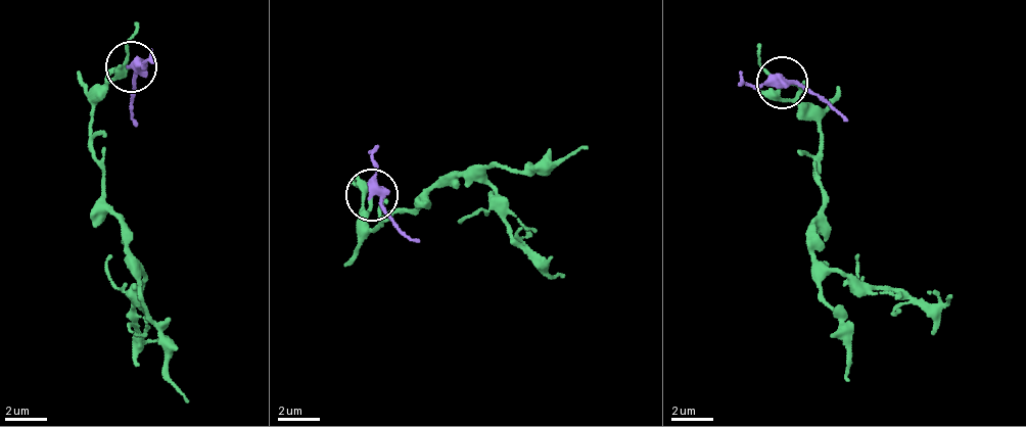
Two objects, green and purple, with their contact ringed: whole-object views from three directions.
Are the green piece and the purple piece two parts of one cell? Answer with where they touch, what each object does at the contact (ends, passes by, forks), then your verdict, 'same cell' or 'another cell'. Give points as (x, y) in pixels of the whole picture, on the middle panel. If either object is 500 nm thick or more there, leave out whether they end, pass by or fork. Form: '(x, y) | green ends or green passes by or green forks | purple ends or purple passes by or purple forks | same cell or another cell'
(371, 194) | green ends | purple passes by | same cell

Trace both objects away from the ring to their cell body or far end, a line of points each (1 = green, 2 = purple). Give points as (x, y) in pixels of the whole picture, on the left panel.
1: (130, 67), (117, 72), (94, 108), (91, 156), (131, 275), (158, 327), (166, 383), (189, 404)
2: (130, 67), (138, 127)

